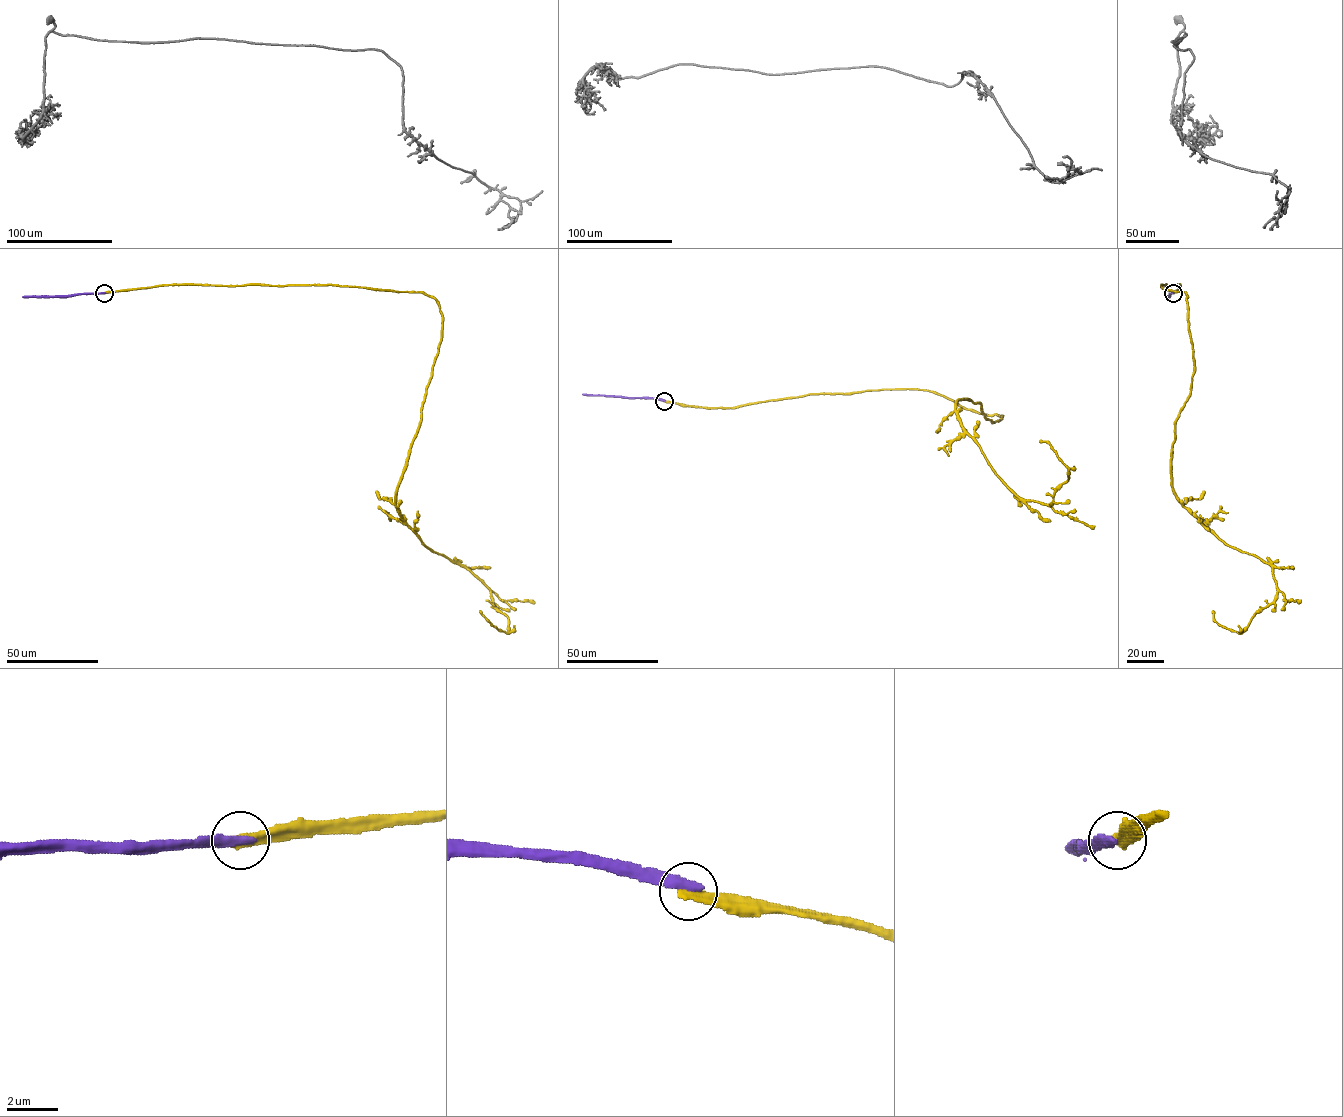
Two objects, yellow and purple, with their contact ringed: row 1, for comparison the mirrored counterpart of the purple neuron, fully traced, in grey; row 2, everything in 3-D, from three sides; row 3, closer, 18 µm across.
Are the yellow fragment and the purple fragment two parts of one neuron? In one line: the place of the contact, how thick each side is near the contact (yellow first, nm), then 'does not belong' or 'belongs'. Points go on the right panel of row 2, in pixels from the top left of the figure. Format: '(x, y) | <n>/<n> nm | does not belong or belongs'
(1173, 293) | 400/400 nm | does not belong

